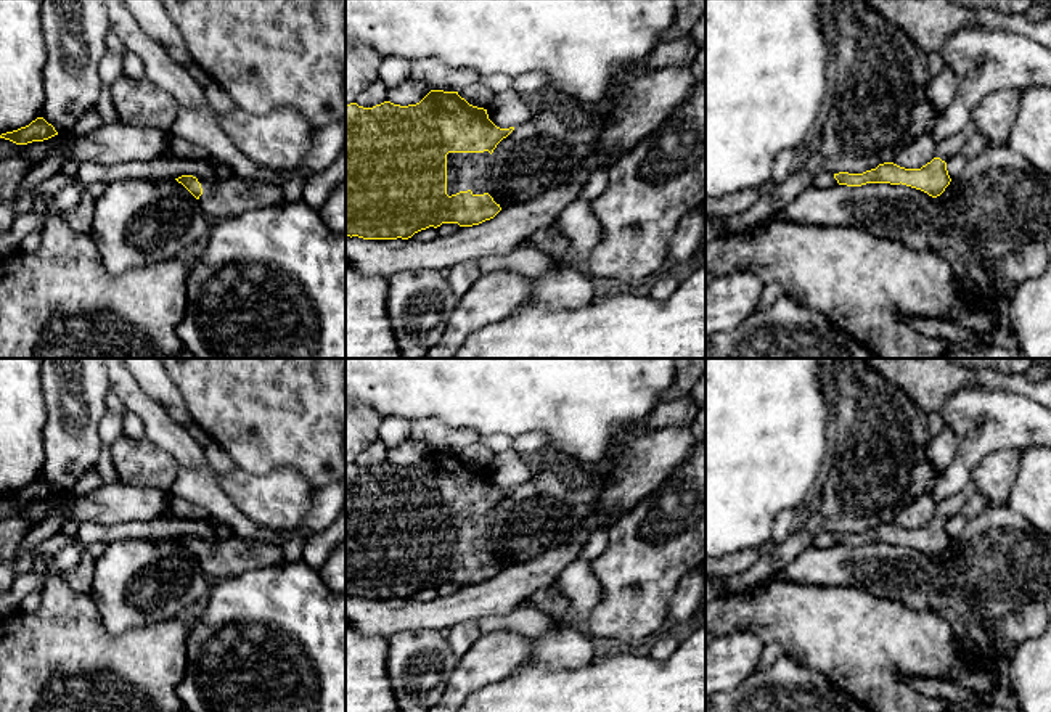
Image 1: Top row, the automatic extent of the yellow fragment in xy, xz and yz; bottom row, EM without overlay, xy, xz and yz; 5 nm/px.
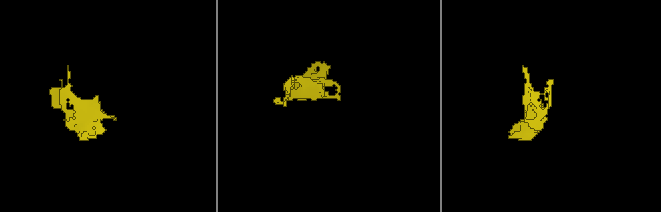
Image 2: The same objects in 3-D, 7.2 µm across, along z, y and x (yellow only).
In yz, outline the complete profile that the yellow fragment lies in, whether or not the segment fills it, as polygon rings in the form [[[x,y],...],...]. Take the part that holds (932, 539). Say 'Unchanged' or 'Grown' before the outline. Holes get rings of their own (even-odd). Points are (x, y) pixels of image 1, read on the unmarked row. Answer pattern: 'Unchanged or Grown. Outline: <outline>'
Grown. Outline: [[[972,484],[963,493],[953,495],[937,503],[934,519],[921,529],[905,529],[894,522],[879,524],[876,529],[863,534],[839,532],[834,538],[839,545],[861,546],[866,543],[890,543],[906,545],[927,553],[932,558],[940,556],[950,545],[951,538],[947,530],[947,522],[959,514],[961,506],[975,493]]]

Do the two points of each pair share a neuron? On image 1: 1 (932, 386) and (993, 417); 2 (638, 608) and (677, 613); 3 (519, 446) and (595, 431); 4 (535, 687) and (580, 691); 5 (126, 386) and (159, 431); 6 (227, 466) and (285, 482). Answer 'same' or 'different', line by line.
1: different
2: different
3: different
4: same
5: same
6: different

